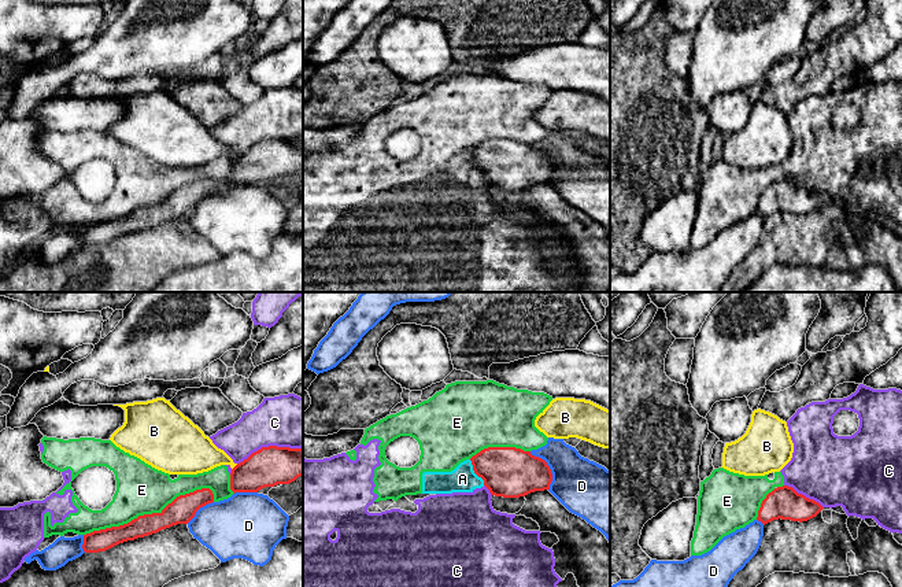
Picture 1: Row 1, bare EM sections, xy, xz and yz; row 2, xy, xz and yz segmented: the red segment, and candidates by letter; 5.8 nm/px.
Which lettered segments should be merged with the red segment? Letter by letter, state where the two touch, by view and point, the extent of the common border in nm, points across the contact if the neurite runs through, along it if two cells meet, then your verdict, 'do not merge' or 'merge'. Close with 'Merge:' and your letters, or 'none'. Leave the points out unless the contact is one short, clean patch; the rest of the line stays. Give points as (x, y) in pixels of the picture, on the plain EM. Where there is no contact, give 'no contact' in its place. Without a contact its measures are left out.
A: xz (474, 165) | 180 nm | along xz (469, 152), (473, 163), (484, 177) | do not merge
B: xy (235, 159) | 50 nm | do not merge
C: xy (269, 139) | 400 nm | do not merge
D: xz (549, 161) | 260 nm | do not merge
E: xy (148, 207) | 800 nm | do not merge
Merge: none

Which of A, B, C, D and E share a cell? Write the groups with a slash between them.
A C E / B / D

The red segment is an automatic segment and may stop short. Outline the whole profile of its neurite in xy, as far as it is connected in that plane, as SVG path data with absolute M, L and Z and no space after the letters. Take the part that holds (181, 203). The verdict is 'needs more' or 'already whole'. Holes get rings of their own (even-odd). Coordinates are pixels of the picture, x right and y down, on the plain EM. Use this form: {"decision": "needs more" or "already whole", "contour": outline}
{"decision": "already whole", "contour": "M210 181L177 189L160 206L144 207L119 219L93 224L84 228L85 245L106 244L119 236L156 226L177 217L188 217L196 204L214 195Z"}

